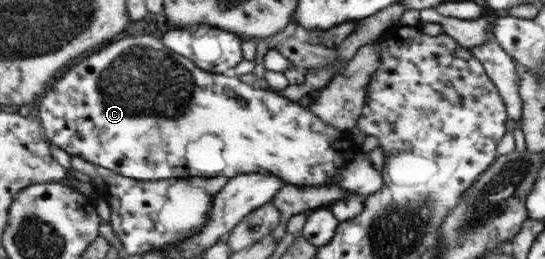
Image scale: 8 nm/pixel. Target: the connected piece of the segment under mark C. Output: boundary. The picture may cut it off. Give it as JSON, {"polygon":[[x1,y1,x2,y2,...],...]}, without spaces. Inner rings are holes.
{"polygon":[[140,34,140,36,129,36,114,41,114,44,108,45,102,52,95,53,94,56,82,60,78,66,74,66,70,72,64,73,58,80,55,80,54,88,41,100,42,106,38,110,48,140,52,144,57,144,60,148,67,150,72,156,83,156,86,160,94,164,109,168,119,172,124,176,138,180,162,180,162,178,186,178,186,176,222,176,228,179,238,175,250,173,270,173,279,176,286,185,324,187,343,171,352,159,364,154,361,146,352,141,351,133,348,130,338,130,324,120,320,120,308,108,298,106,296,102,288,102,282,95,274,94,274,90,256,90,256,86,248,86,236,76,229,74,218,74,204,72,194,66,185,57,173,52,162,39,162,36,152,36,152,34]]}

